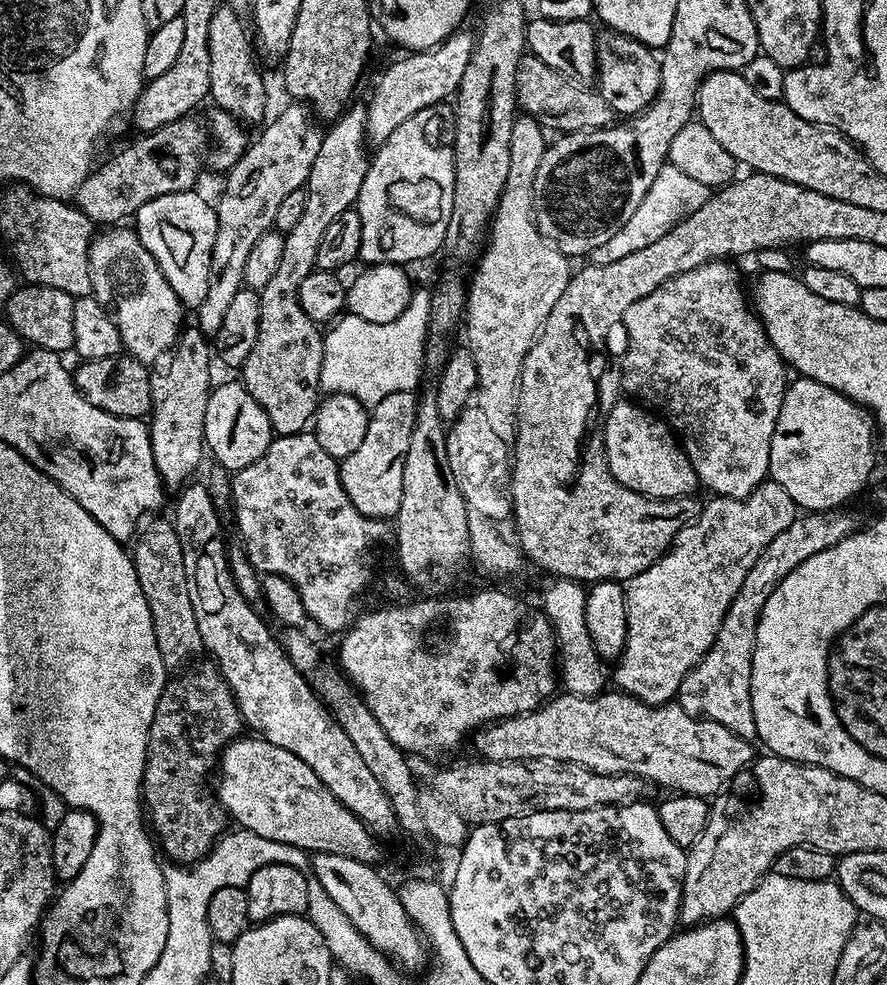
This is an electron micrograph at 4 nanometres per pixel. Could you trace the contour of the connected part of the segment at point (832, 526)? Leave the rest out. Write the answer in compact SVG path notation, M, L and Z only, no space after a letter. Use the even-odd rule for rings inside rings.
M848 510L797 515L796 520L790 522L790 526L786 526L786 530L782 530L782 534L778 534L778 538L774 538L774 542L770 542L770 546L766 546L766 550L762 550L758 562L754 562L750 574L746 574L746 582L742 582L742 590L738 590L734 602L730 602L730 610L726 610L726 618L714 638L710 650L696 663L695 668L688 671L682 682L678 693L678 703L682 706L682 710L686 710L686 714L698 716L702 720L718 722L722 726L726 726L726 730L738 734L749 742L757 739L754 706L752 705L752 655L756 645L756 627L760 621L760 611L766 598L770 598L770 594L776 588L776 583L787 572L794 570L806 558L834 546L842 538L851 536L853 532L857 531L858 523L856 524L855 518L844 511Z

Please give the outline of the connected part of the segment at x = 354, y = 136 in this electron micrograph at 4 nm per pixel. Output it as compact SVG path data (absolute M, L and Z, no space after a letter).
M363 103L355 104L345 108L327 125L318 154L314 157L314 166L310 166L306 185L308 197L302 218L294 230L284 236L282 262L278 262L274 278L259 289L258 342L254 342L254 350L250 350L250 358L246 358L244 363L242 383L258 406L266 410L266 418L270 418L270 426L276 436L305 431L313 423L316 405L322 399L320 375L324 338L318 325L306 318L306 310L302 310L298 302L298 288L302 286L302 278L316 268L316 251L330 222L355 205L368 173L370 152L364 138L368 109Z

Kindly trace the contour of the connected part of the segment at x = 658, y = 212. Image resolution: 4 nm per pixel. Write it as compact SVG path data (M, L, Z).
M666 162L662 170L658 170L658 178L654 178L650 190L646 190L646 198L638 202L638 210L634 210L634 214L626 218L626 222L618 230L618 234L614 234L614 238L602 242L602 246L591 252L591 263L618 262L618 258L626 258L626 254L634 254L634 250L642 250L645 246L650 246L650 242L658 242L658 238L662 238L662 234L671 230L679 220L694 214L698 206L708 201L709 195L710 189L702 186L702 182L689 178L688 175L682 174L682 170L678 170L678 166Z

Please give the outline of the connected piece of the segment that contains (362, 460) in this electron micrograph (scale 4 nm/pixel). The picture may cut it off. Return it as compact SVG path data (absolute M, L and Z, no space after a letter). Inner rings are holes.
M415 391L386 394L382 402L371 405L368 413L368 425L358 450L346 459L339 461L342 490L346 490L346 498L354 502L354 506L364 516L373 520L387 521L395 517L402 502L402 466L406 458L406 450L410 450L410 434L414 434L414 418L416 417Z

